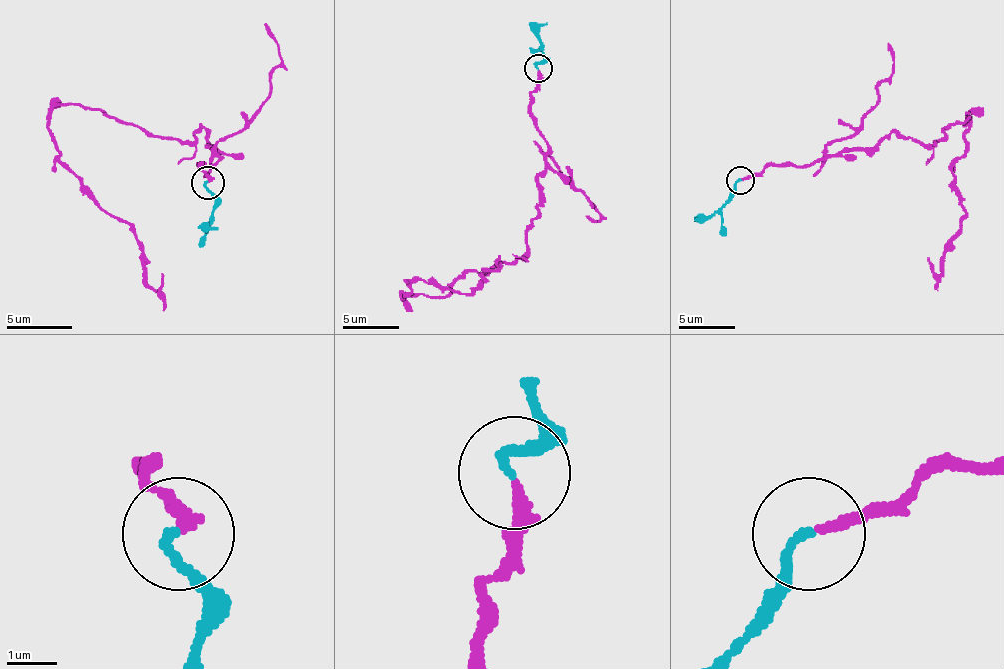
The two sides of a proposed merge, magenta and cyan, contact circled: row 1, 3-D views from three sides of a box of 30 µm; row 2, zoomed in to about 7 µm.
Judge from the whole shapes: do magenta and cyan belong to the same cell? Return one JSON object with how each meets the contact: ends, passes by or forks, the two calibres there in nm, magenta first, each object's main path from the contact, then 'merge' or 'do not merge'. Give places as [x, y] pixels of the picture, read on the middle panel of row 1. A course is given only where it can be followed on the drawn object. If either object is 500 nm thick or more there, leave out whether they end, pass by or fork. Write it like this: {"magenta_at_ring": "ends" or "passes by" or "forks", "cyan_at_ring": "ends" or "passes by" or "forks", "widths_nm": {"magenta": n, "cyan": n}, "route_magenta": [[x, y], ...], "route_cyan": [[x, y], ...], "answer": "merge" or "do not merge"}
{"magenta_at_ring": "ends", "cyan_at_ring": "ends", "widths_nm": {"magenta": 240, "cyan": 180}, "route_magenta": [[537, 70], [548, 155], [526, 251], [447, 296], [402, 293], [469, 293], [500, 256]], "route_cyan": [[537, 67], [543, 47], [529, 22]], "answer": "do not merge"}

